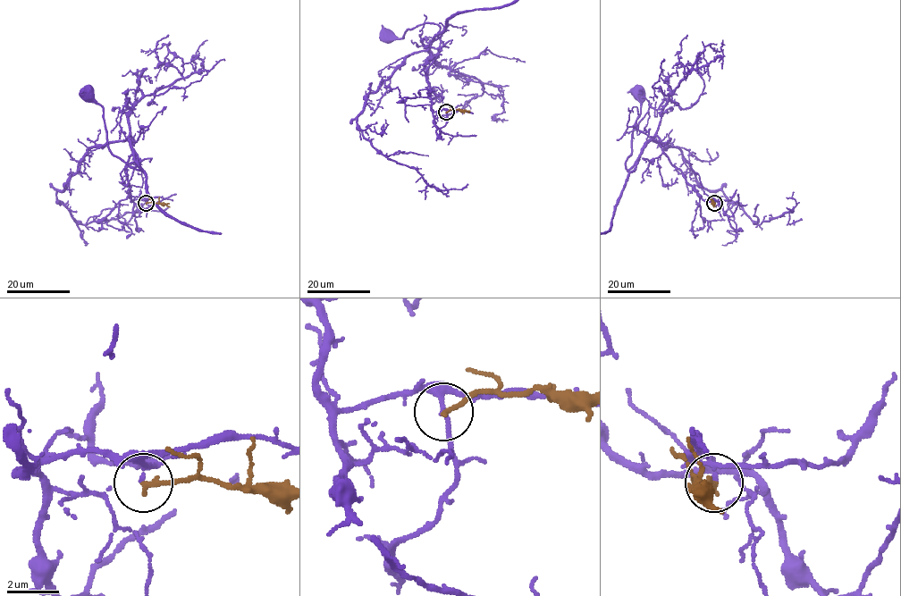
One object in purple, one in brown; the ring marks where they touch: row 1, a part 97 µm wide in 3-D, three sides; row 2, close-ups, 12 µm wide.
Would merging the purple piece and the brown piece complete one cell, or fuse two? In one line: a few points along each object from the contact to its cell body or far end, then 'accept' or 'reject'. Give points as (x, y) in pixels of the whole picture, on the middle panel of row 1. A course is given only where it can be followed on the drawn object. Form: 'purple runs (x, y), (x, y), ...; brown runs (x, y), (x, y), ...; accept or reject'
purple runs (446, 112), (431, 109), (426, 81), (437, 24), (424, 22), (403, 37), (386, 35); brown runs (446, 112), (450, 110), (469, 112); reject

